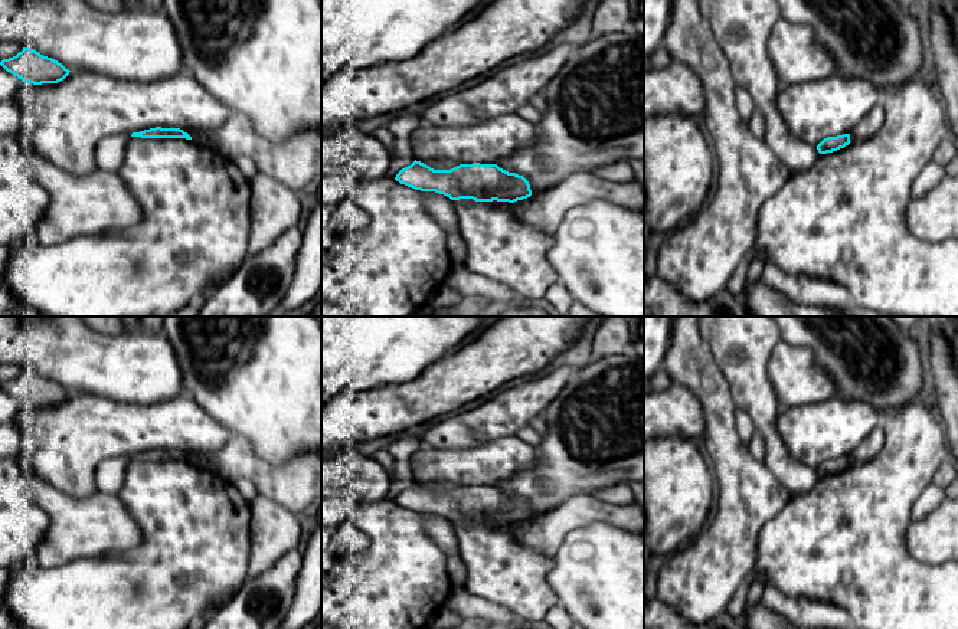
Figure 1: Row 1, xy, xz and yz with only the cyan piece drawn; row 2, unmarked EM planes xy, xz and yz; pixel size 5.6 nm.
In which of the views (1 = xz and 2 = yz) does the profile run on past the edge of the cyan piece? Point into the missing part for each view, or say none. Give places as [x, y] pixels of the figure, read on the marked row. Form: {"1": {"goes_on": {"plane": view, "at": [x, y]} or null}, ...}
{"1": {"goes_on": null}, "2": {"goes_on": null}}

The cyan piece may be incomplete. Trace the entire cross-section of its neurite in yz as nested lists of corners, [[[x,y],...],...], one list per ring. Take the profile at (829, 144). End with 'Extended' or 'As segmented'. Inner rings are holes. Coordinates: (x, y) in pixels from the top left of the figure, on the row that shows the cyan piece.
[[[850,134],[827,137],[817,145],[817,150],[820,154],[827,154],[844,148],[850,142]]]. As segmented

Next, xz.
[[[415,160],[402,168],[395,180],[415,190],[444,194],[451,200],[514,203],[532,196],[530,184],[523,176],[509,173],[497,164],[473,163],[451,170],[434,170]]]. As segmented

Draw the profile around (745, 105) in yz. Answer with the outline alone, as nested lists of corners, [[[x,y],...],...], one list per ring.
[[[736,86],[735,94],[736,94],[736,108],[739,111],[739,115],[746,125],[751,125],[751,119],[755,114],[753,101],[749,92],[742,86]]]

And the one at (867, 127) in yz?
[[[882,101],[860,119],[860,122],[851,130],[850,141],[864,141],[877,134],[885,122],[885,107]]]

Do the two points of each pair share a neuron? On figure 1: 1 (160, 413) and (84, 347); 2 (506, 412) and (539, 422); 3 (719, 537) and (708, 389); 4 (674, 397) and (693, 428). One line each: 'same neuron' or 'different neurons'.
1: different neurons
2: different neurons
3: same neuron
4: same neuron

